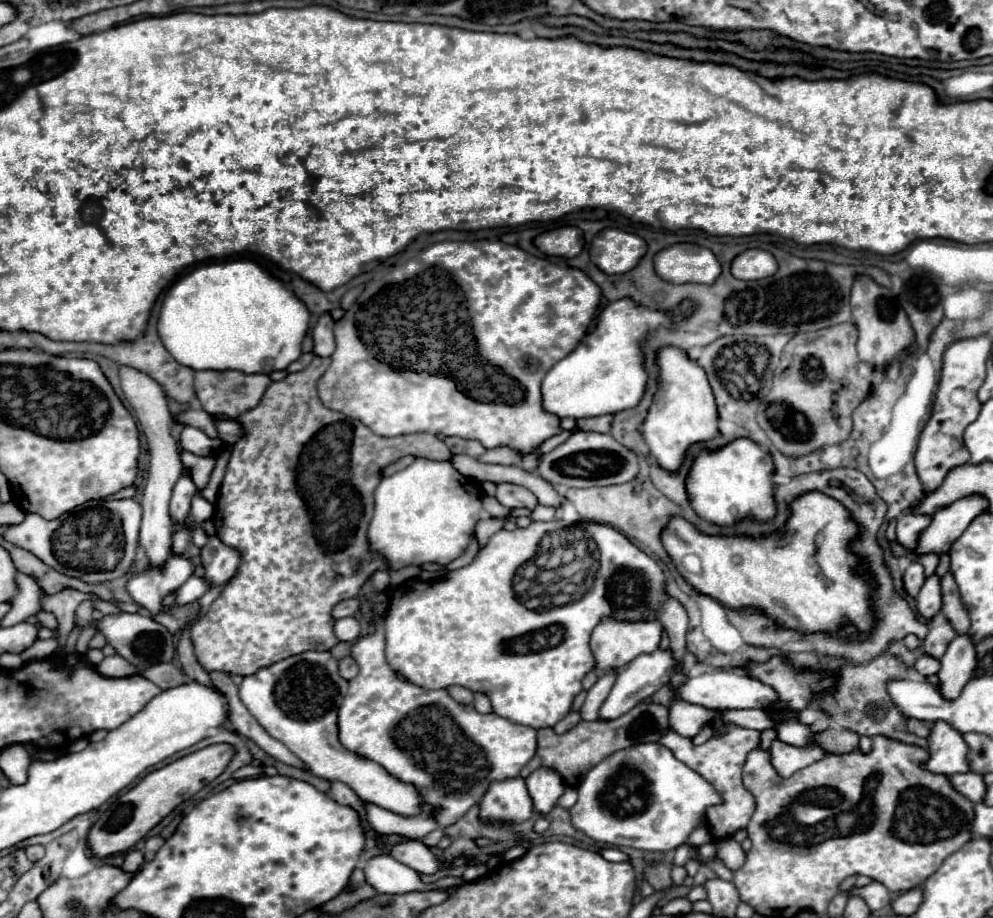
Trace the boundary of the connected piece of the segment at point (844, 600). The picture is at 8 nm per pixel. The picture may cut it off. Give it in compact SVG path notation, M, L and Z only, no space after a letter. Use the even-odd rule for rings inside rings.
M805 492L797 496L793 502L789 502L791 516L785 524L785 530L777 534L767 534L759 538L751 536L709 536L701 532L697 526L687 522L681 516L671 516L669 524L661 530L661 544L675 564L677 572L701 594L707 594L721 602L727 608L741 608L741 604L749 604L753 608L765 608L769 616L777 616L785 628L793 628L799 632L817 632L817 630L837 630L841 628L843 620L851 620L859 632L865 636L869 628L873 626L871 618L871 602L869 592L871 584L869 580L853 574L855 556L849 552L849 542L857 536L857 524L849 520L849 512L845 508L825 496L823 492ZM685 556L699 556L701 570L689 572L683 566Z

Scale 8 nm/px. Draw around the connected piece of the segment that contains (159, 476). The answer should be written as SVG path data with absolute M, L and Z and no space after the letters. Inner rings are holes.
M119 368L121 374L121 388L125 392L125 398L129 400L131 408L135 410L141 428L145 432L147 438L147 446L149 446L149 454L151 454L151 464L149 464L149 478L147 478L147 486L143 490L143 522L141 522L141 536L139 536L139 544L143 546L149 566L155 570L161 570L169 558L171 552L171 534L173 534L173 522L169 516L169 500L171 500L171 492L175 482L181 478L183 472L183 464L179 460L179 450L175 440L171 438L169 426L171 426L171 414L167 408L167 398L161 390L161 386L151 380L149 376L145 376L143 372L137 372L133 368Z

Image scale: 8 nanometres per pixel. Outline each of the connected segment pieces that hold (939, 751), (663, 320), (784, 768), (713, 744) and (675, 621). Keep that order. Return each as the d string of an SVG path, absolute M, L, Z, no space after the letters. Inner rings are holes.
M937 720L927 736L929 760L923 764L931 774L953 776L961 772L969 772L965 764L965 740L961 740L961 732L949 728L949 724Z
M627 298L607 304L597 328L579 342L579 348L545 374L541 384L543 410L557 418L577 420L615 414L639 404L647 380L639 342L647 330L655 330L657 326L671 326L669 316L641 308Z
M775 740L769 748L771 754L771 766L781 778L793 776L797 770L807 768L819 760L825 758L825 750L819 746L809 746L809 748L793 748L787 744L781 744Z
M725 724L725 734L721 738L709 738L705 744L695 746L689 738L679 736L675 730L665 730L665 734L659 738L659 744L669 748L673 752L673 756L677 756L677 760L681 760L683 764L687 764L689 768L693 768L699 776L703 776L705 780L709 780L709 784L713 784L713 788L717 788L717 792L721 792L723 796L723 804L717 808L709 808L707 810L707 820L709 820L709 832L715 840L723 840L733 836L737 830L747 828L753 812L755 812L755 800L753 794L745 790L743 782L741 782L741 772L743 772L743 764L747 754L757 748L759 744L759 734L761 732L753 732L747 728L737 728L733 724Z
M667 598L665 604L663 604L663 610L661 610L661 622L669 634L669 650L673 654L673 660L677 660L679 664L683 662L683 654L687 652L685 648L685 632L687 632L687 612L685 608L673 600L673 598Z

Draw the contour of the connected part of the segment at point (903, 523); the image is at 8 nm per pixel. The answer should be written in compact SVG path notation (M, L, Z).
M913 512L905 514L897 520L897 542L903 544L907 550L913 550L917 544L917 536L925 530L931 522L931 516L917 516Z

